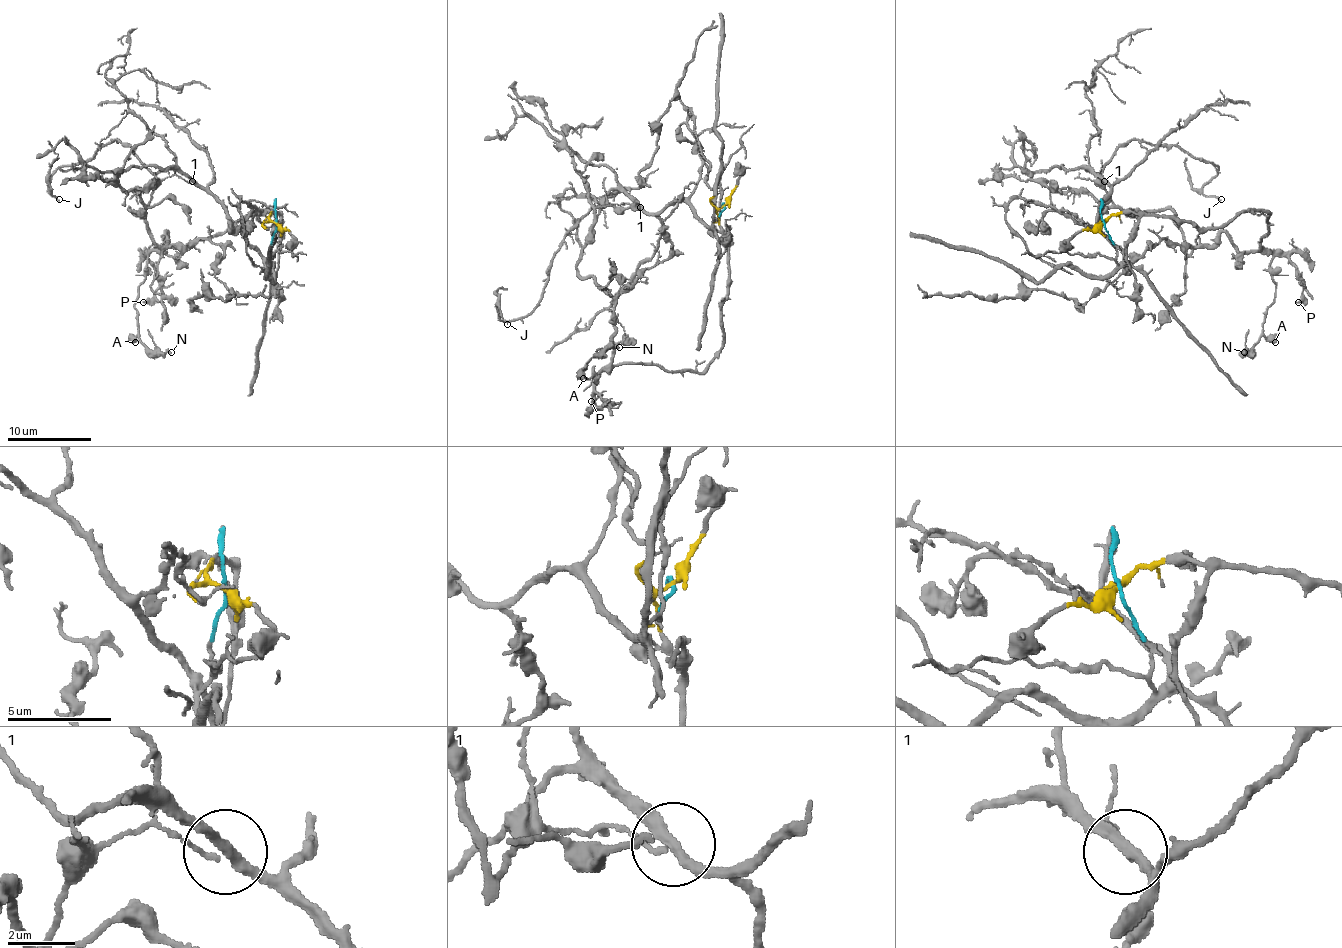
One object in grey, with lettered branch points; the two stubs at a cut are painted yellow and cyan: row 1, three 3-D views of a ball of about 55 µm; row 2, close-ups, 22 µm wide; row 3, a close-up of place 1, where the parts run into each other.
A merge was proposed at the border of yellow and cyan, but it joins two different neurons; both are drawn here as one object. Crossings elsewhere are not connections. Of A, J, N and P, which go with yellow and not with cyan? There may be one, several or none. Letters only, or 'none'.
A, N, P

